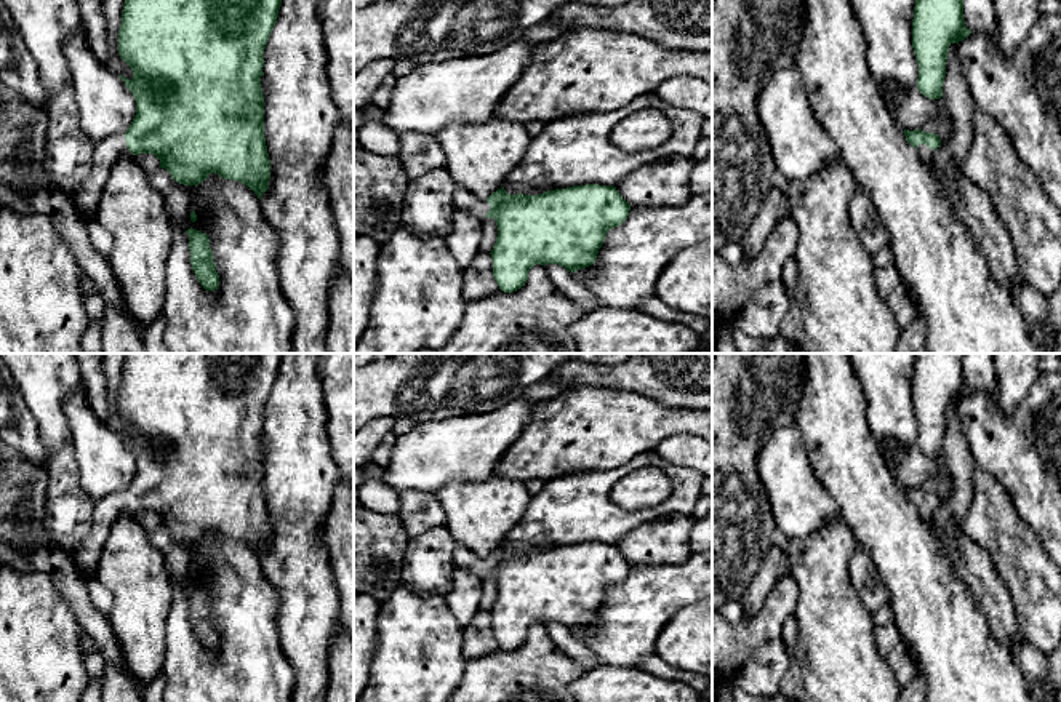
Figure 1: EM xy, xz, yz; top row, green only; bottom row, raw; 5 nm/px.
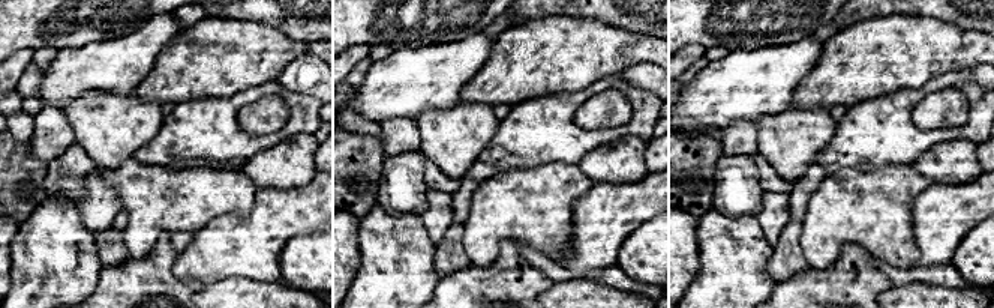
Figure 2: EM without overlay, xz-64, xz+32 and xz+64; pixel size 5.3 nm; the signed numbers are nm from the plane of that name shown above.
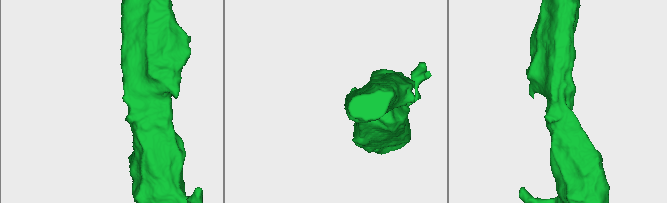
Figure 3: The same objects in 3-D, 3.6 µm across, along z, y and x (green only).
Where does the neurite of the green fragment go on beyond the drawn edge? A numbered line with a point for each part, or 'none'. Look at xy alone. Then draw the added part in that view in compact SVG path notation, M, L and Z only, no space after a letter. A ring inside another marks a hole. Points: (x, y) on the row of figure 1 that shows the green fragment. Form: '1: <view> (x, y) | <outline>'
1: xy (108, 151) | M123 133L112 134L96 142L91 170L85 184L78 190L69 193L70 201L86 225L96 222L96 206L102 187L106 185L115 162L122 154L128 152Z

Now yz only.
1: yz (925, 152) | M919 144L919 147L917 147L917 154L919 154L920 160L922 160L925 165L930 162L933 152L935 152L935 150L931 150L931 149L930 149L928 146L925 146L925 144Z

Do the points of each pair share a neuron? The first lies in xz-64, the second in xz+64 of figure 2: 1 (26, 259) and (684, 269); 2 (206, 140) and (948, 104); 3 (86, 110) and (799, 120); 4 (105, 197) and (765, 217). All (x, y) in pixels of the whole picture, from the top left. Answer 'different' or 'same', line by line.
1: different
2: different
3: same
4: same

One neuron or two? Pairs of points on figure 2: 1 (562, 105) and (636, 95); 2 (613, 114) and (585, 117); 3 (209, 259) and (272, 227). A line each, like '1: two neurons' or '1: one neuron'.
1: one neuron
2: one neuron
3: one neuron

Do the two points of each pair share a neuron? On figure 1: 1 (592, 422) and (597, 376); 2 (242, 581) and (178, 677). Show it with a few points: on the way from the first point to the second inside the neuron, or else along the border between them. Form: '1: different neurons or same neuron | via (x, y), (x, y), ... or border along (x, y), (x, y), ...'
1: different neurons | border along (565, 387), (608, 387), (632, 392)
2: same neuron | via (242, 610), (242, 634), (207, 669)

